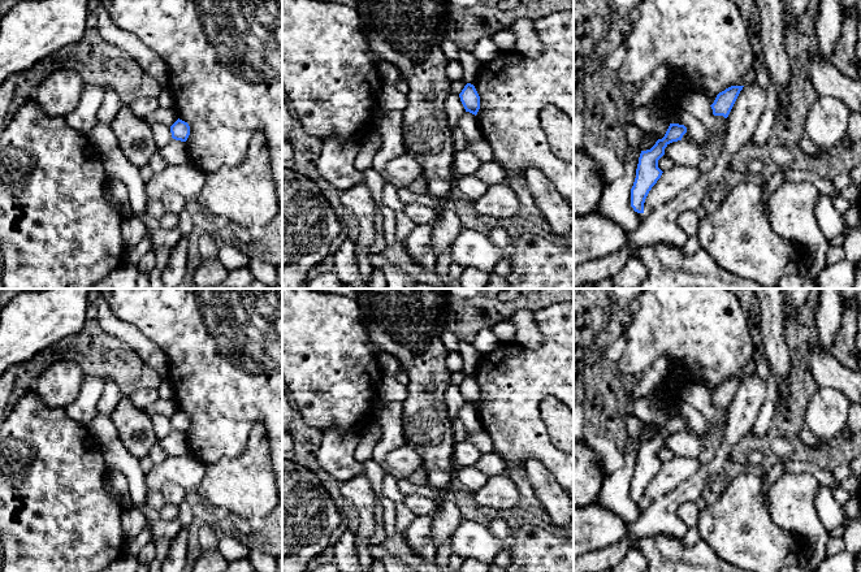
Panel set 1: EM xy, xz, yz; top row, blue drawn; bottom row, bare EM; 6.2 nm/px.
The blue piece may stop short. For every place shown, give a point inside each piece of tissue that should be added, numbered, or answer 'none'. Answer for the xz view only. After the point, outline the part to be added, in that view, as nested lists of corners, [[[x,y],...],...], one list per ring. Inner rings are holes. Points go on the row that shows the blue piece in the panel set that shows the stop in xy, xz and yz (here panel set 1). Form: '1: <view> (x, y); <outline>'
none

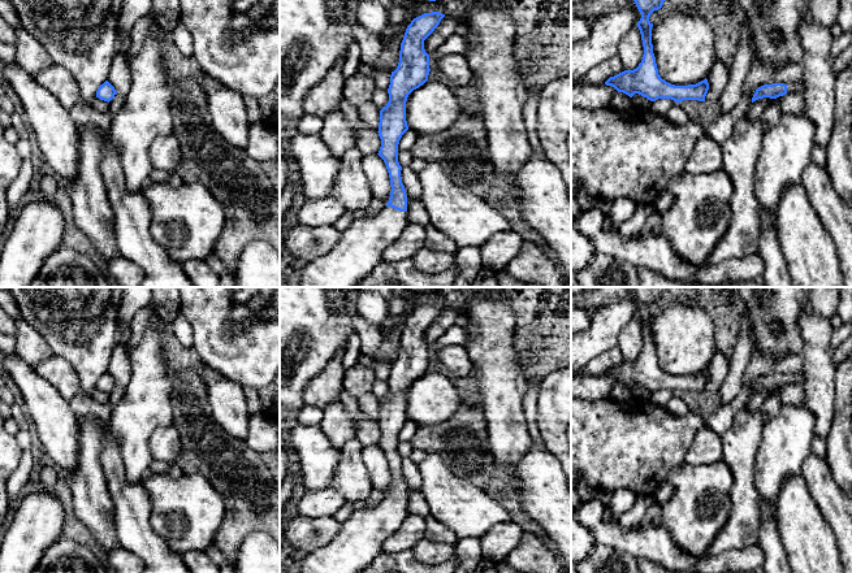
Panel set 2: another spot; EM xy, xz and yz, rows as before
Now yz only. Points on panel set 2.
1: yz (798, 87); [[[796,82],[787,84],[787,92],[801,94],[804,91],[804,83]]]

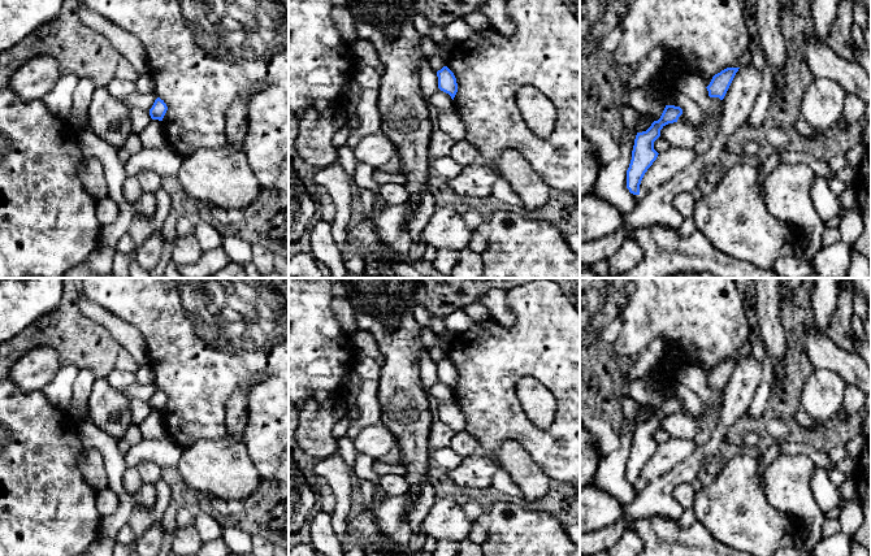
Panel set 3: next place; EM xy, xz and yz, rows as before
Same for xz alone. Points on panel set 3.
none

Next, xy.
none

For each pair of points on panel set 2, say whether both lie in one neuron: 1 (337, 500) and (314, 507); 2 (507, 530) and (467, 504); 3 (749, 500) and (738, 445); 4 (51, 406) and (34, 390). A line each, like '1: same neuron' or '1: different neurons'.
1: same neuron
2: different neurons
3: same neuron
4: same neuron

